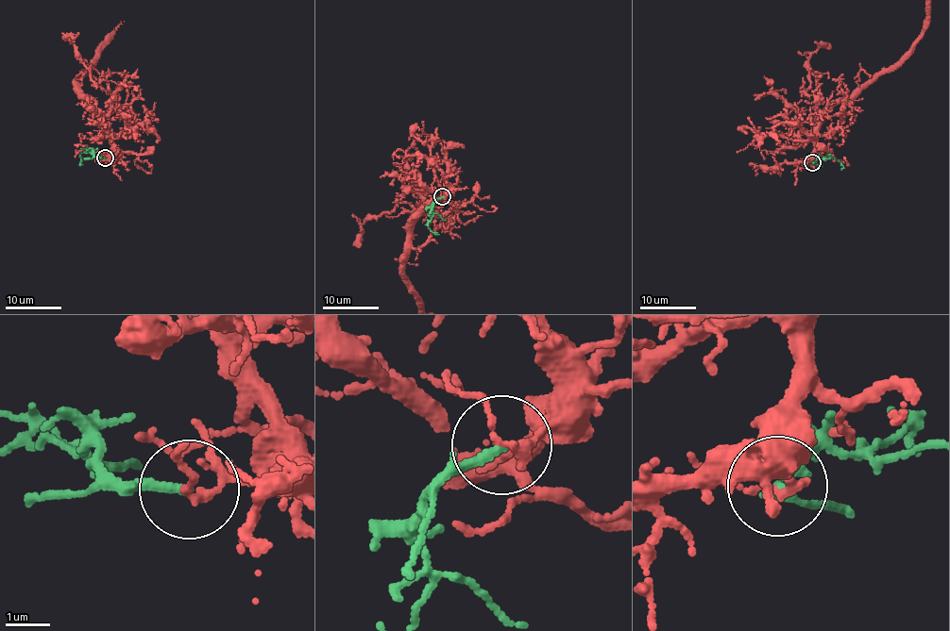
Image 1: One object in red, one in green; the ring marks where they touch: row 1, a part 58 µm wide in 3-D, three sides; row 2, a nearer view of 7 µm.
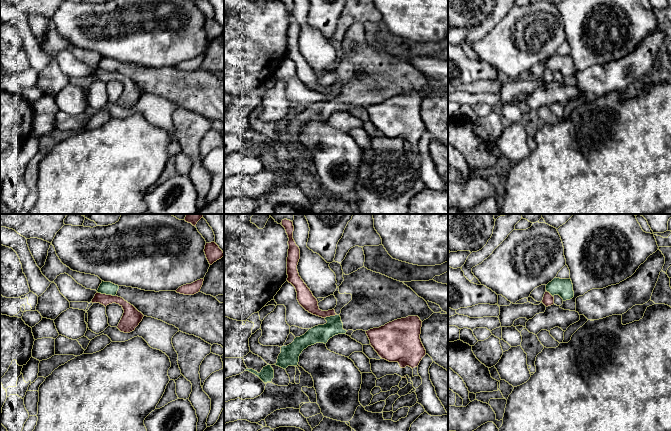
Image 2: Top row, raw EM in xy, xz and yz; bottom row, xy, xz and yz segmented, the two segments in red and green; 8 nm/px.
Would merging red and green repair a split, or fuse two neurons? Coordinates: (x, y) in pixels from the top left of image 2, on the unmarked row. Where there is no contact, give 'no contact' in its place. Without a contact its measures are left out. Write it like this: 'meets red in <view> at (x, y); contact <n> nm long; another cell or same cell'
meets red in xy at (105, 70); contact 160 nm long; another cell

